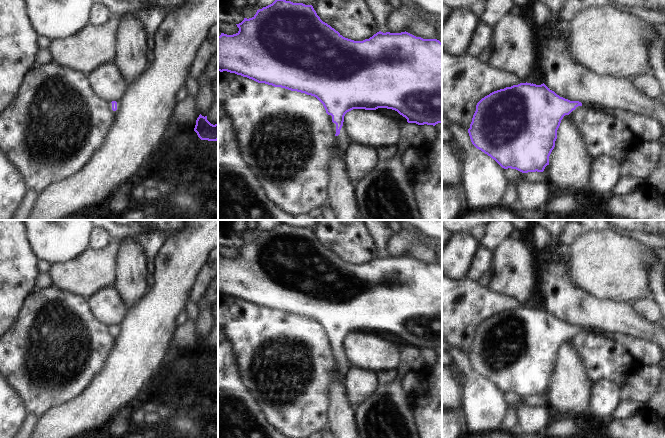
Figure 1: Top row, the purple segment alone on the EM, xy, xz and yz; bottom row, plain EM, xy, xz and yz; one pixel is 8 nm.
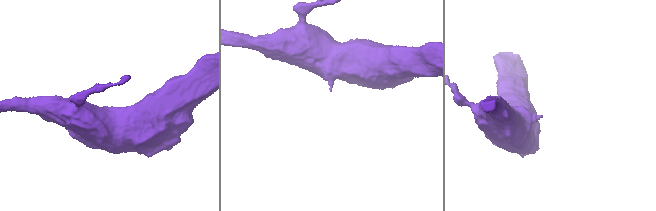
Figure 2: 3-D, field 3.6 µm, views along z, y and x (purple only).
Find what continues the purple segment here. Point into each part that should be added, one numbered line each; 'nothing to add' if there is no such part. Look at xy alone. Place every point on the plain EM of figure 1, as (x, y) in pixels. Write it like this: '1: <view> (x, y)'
1: xy (118, 327).

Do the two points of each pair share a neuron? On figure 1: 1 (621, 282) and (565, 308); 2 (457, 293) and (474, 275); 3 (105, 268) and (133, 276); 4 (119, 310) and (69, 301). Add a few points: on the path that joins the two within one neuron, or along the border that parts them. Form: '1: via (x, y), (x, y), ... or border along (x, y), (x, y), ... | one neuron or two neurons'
1: border along (573, 282), (597, 298), (616, 301) | two neurons
2: border along (467, 276), (477, 281) | two neurons
3: border along (118, 248), (115, 280), (113, 283) | two neurons
4: border along (86, 299), (94, 316), (104, 324) | two neurons

